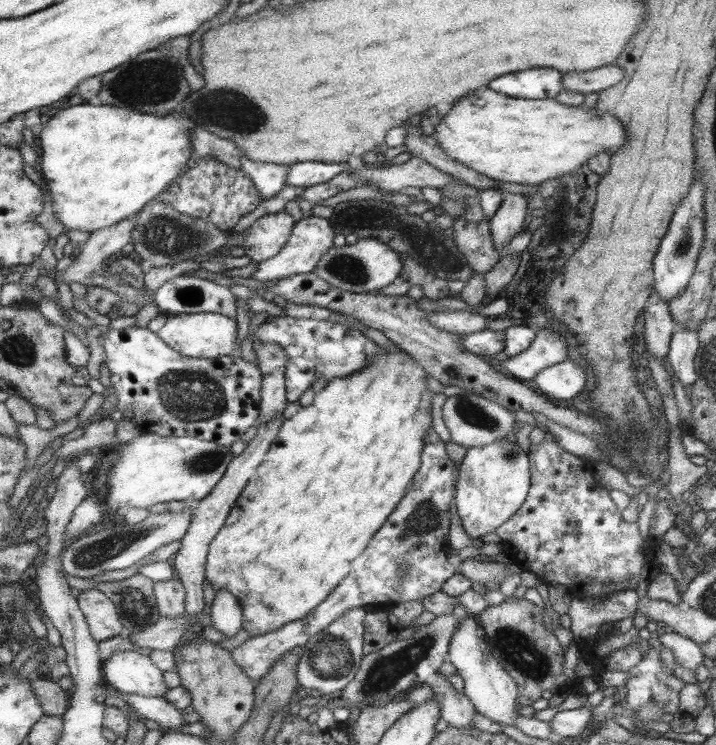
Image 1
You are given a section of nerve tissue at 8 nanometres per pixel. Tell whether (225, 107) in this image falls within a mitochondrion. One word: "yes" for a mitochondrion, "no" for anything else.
yes

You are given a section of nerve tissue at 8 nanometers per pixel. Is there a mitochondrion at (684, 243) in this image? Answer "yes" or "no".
yes

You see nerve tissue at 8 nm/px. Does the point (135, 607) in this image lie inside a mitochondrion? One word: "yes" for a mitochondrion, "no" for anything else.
yes

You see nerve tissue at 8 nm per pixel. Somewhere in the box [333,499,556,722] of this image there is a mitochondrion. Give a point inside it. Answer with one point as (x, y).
(382, 674)

